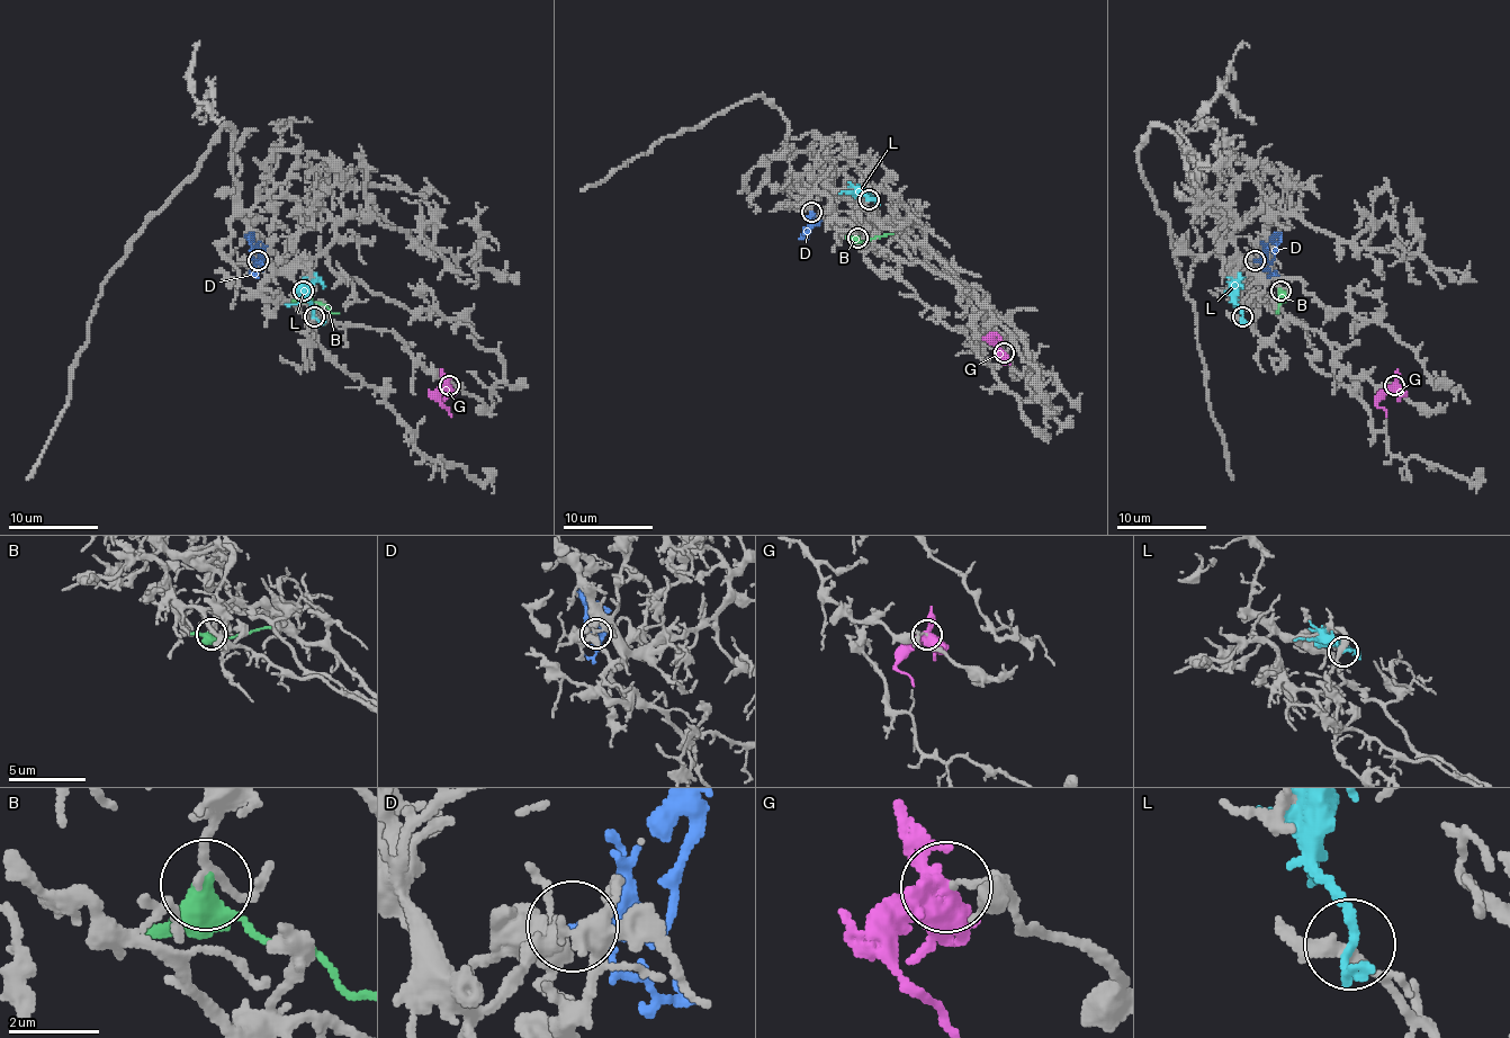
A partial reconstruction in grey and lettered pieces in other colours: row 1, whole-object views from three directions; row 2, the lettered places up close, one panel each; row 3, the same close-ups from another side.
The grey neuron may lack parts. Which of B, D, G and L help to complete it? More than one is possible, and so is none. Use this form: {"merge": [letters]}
{"merge": ["D"]}

